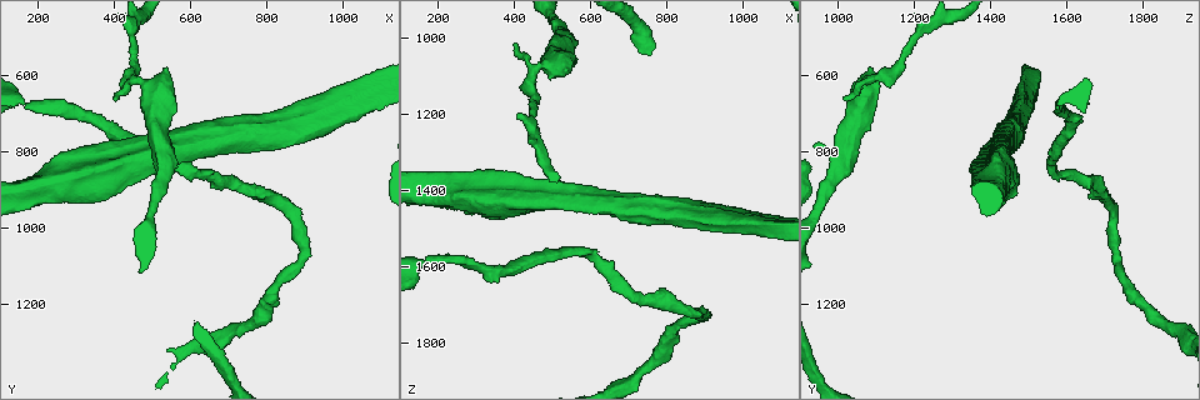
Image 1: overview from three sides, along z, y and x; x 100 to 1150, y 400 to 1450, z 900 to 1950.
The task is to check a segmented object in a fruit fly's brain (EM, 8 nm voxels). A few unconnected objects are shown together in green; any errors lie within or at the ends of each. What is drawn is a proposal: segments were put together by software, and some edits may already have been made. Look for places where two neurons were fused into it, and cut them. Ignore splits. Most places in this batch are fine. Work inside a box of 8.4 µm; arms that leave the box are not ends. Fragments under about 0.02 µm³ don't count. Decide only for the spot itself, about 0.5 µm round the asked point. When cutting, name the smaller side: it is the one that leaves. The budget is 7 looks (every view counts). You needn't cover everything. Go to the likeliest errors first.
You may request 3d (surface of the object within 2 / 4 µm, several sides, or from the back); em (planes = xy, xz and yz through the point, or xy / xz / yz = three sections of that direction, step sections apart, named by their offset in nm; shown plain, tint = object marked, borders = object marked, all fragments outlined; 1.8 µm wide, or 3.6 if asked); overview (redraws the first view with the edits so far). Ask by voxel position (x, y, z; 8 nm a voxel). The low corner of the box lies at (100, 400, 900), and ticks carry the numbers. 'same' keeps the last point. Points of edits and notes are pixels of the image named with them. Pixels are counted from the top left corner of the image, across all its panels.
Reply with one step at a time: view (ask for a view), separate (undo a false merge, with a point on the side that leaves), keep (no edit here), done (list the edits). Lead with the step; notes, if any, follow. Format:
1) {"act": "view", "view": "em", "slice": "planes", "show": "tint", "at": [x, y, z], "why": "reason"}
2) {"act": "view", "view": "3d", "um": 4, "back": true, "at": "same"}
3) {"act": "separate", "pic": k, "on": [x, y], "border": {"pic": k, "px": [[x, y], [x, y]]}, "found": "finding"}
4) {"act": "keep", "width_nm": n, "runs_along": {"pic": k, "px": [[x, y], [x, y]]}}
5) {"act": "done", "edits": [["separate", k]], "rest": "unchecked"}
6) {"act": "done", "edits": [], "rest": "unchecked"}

{"act": "view", "view": "3d", "um": 4, "at": [170, 675, 1585], "why": "thick turns thin"}

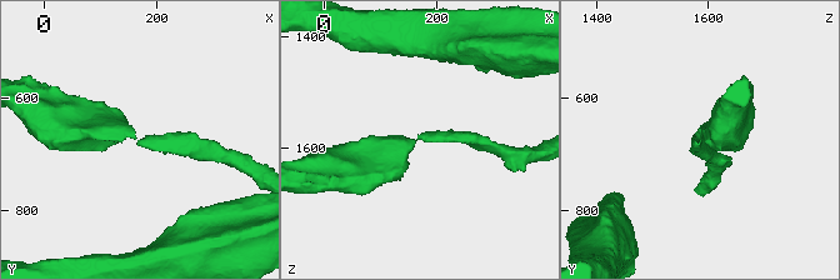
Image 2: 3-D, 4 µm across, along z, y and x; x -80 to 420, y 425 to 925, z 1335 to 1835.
{"act": "view", "view": "em", "slice": "yz", "step": 16, "show": "tint", "at": [170, 670, 1585]}

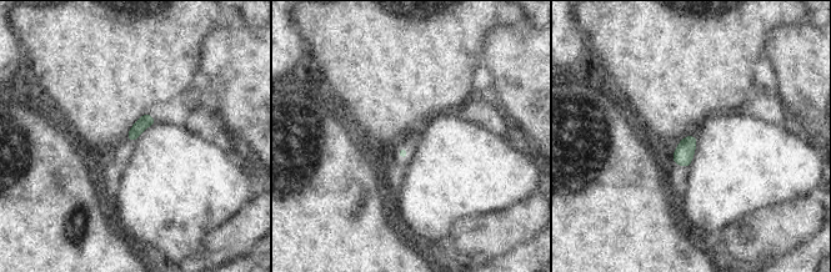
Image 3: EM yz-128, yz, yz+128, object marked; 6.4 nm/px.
{"act": "view", "view": "em", "slice": "planes", "show": "tint", "at": "same"}

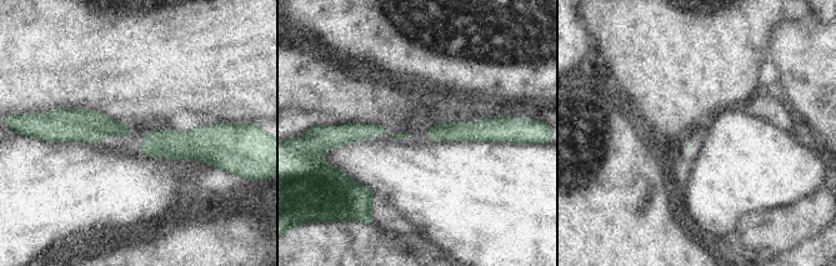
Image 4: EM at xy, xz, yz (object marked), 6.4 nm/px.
{"act": "keep", "found": "one neuron here"}

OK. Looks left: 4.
{"act": "view", "view": "em", "um": 3.6, "slice": "planes", "show": "tint", "at": [490, 635, 1075], "why": "narrows sharply"}

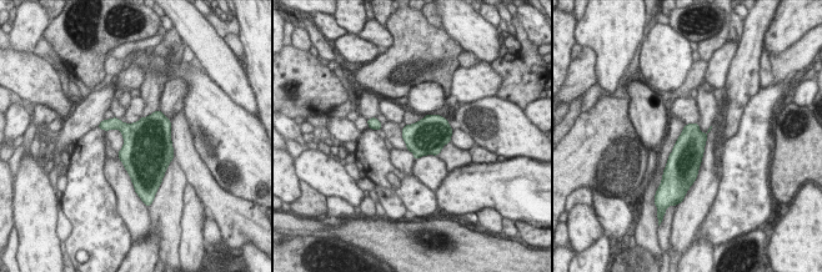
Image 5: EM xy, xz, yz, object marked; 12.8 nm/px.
{"act": "keep", "width_nm": 380, "found": "continuous, no second neuron"}

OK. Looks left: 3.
{"act": "view", "view": "3d", "um": 2, "at": [525, 880, 980], "why": "calibre changes"}

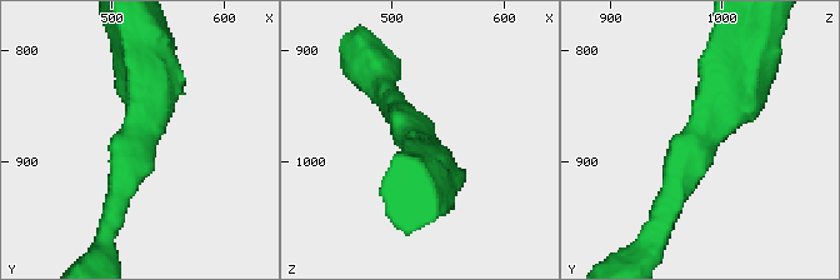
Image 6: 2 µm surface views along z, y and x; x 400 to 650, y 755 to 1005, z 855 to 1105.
{"act": "view", "view": "em", "slice": "planes", "show": "tint", "at": [530, 880, 988], "why": "shape alone is not enough"}

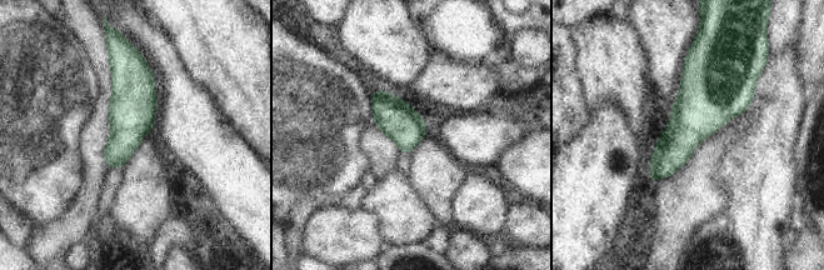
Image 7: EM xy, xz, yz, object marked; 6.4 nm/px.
{"act": "keep", "width_nm": 240, "found": "all the same neuron"}

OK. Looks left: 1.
{"act": "done", "edits": [], "rest": "unchecked"}

